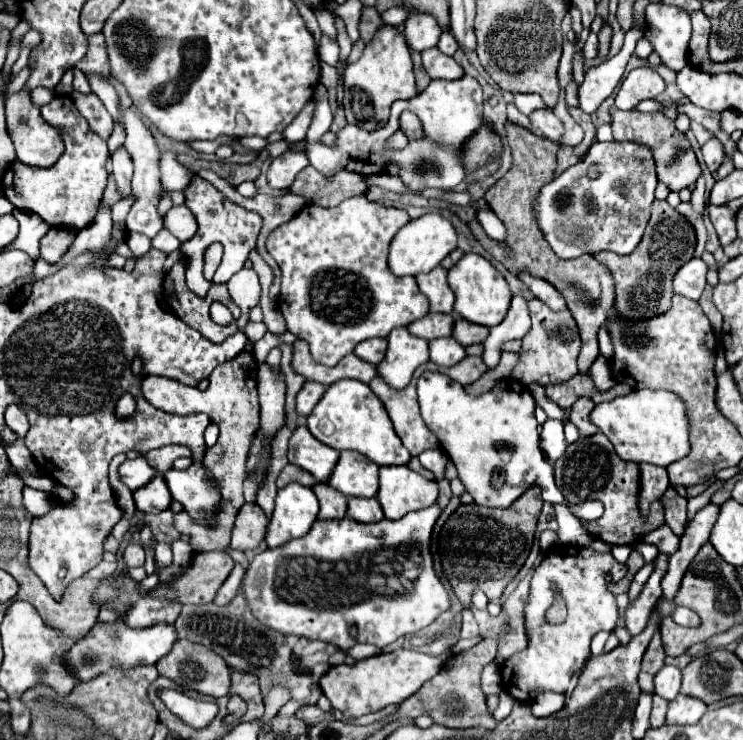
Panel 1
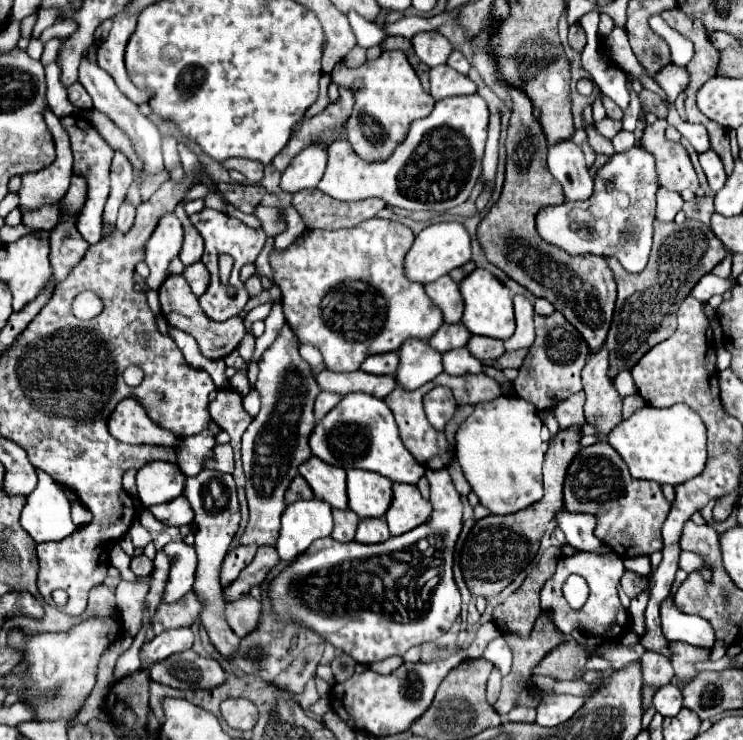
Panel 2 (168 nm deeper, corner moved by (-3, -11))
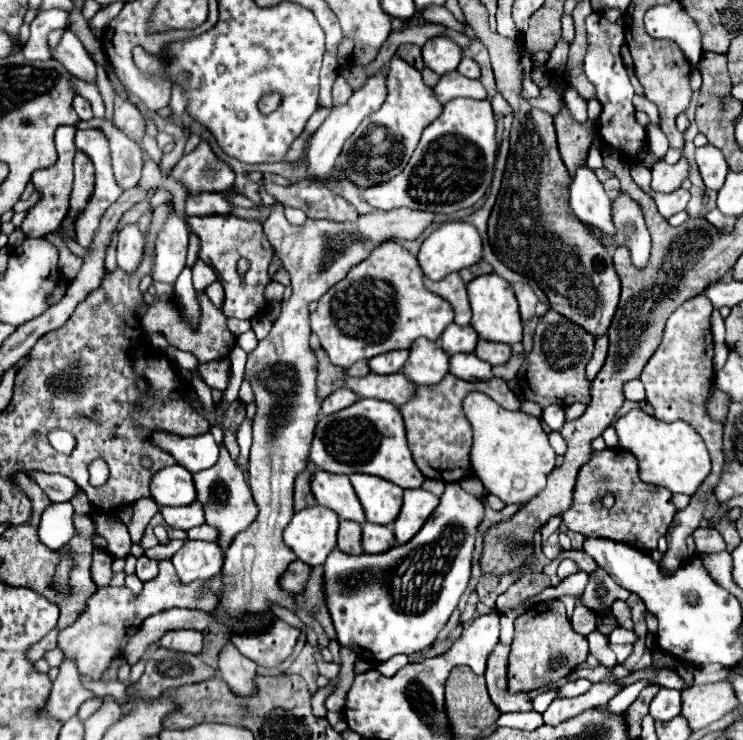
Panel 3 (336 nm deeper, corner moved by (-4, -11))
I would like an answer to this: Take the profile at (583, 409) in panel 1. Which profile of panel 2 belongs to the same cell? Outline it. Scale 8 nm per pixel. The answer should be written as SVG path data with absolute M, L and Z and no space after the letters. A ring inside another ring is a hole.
M605 347L589 355L583 367L583 391L587 393L585 417L597 429L595 437L605 439L621 419L621 395L609 377L609 353Z

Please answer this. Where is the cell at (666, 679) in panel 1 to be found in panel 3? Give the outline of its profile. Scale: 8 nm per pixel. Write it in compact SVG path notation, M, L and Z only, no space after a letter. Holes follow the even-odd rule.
M660 689L658 695L650 703L650 715L656 721L670 721L680 715L680 691Z

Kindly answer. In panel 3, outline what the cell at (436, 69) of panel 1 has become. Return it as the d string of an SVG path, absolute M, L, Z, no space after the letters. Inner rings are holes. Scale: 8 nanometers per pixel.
M452 71L444 77L440 77L438 85L434 87L434 93L442 103L448 103L456 97L486 99L486 89L482 87L482 83L474 81L474 79L468 79L468 77L460 75L458 71Z

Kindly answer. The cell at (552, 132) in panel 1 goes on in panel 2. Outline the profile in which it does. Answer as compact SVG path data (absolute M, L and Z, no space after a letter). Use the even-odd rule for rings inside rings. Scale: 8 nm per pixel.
M571 139L549 145L547 165L551 175L563 185L567 199L583 201L591 197L593 177L589 175L581 149Z

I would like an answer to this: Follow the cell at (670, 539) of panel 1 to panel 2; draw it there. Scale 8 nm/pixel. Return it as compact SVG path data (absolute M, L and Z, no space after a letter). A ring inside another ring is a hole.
M681 551L681 557L679 557L679 567L683 569L683 571L687 571L687 573L691 573L691 571L695 571L695 567L697 569L703 569L703 559L701 557L697 557L695 553L689 553L689 551Z

